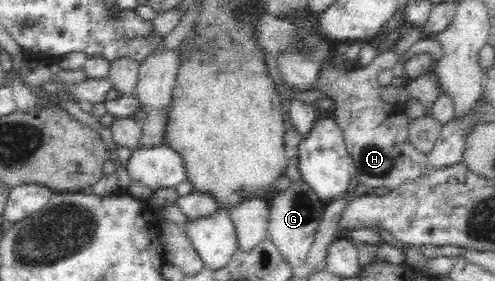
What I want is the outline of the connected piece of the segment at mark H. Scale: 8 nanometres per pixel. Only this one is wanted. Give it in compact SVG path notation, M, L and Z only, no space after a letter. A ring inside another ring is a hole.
M418 40L411 46L406 55L398 55L391 49L386 50L383 54L378 54L370 64L362 66L357 70L347 69L343 67L336 69L333 61L328 61L319 68L317 74L317 83L315 88L319 89L325 98L329 98L335 102L335 121L344 134L344 143L348 153L351 155L353 162L354 175L356 183L361 183L368 188L377 188L386 186L389 190L393 190L401 186L406 180L417 178L427 167L428 160L425 154L417 150L408 140L408 122L402 117L402 108L399 104L389 105L380 97L380 86L377 83L377 76L383 69L391 69L398 61L405 62L411 55L415 54L431 54L435 60L443 55L441 45L435 40Z

